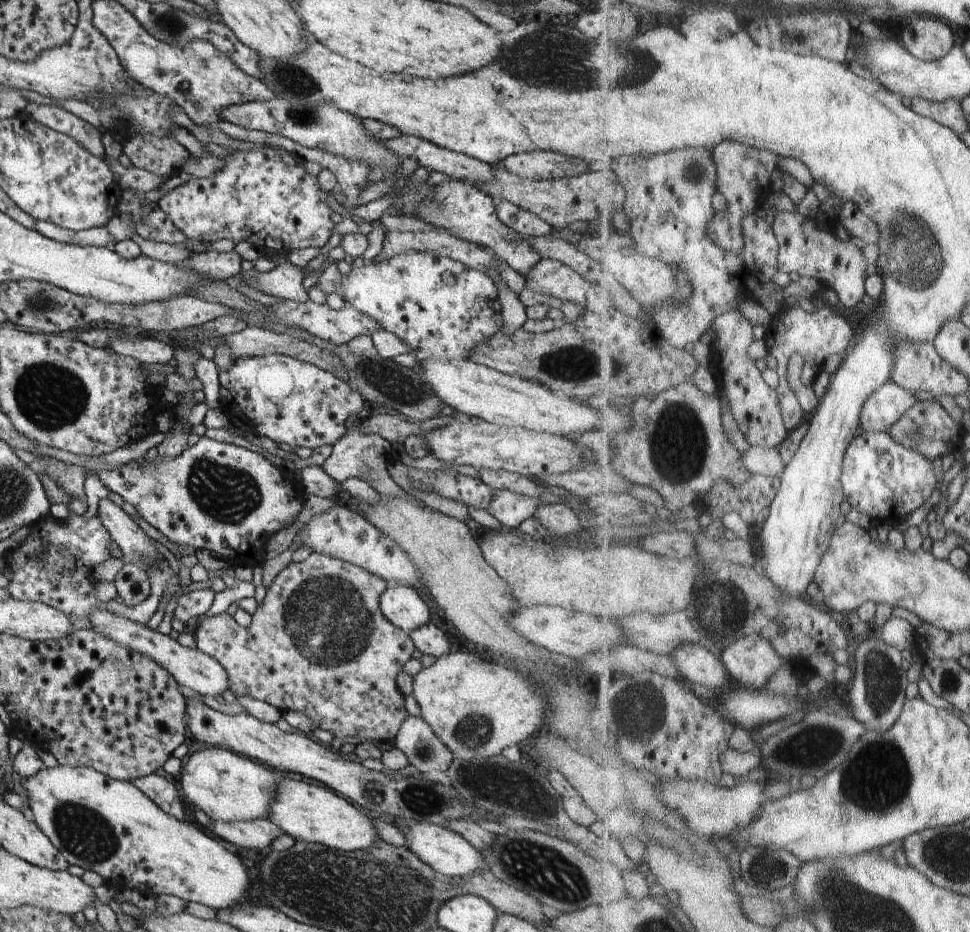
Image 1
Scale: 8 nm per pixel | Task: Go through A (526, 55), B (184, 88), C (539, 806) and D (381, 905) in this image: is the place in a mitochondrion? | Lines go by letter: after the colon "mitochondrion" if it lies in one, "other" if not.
A: mitochondrion
B: mitochondrion
C: mitochondrion
D: mitochondrion

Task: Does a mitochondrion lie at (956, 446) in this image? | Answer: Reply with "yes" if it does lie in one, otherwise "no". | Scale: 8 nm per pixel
no

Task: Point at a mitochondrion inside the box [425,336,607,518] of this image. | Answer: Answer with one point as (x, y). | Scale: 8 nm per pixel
(571, 364)

